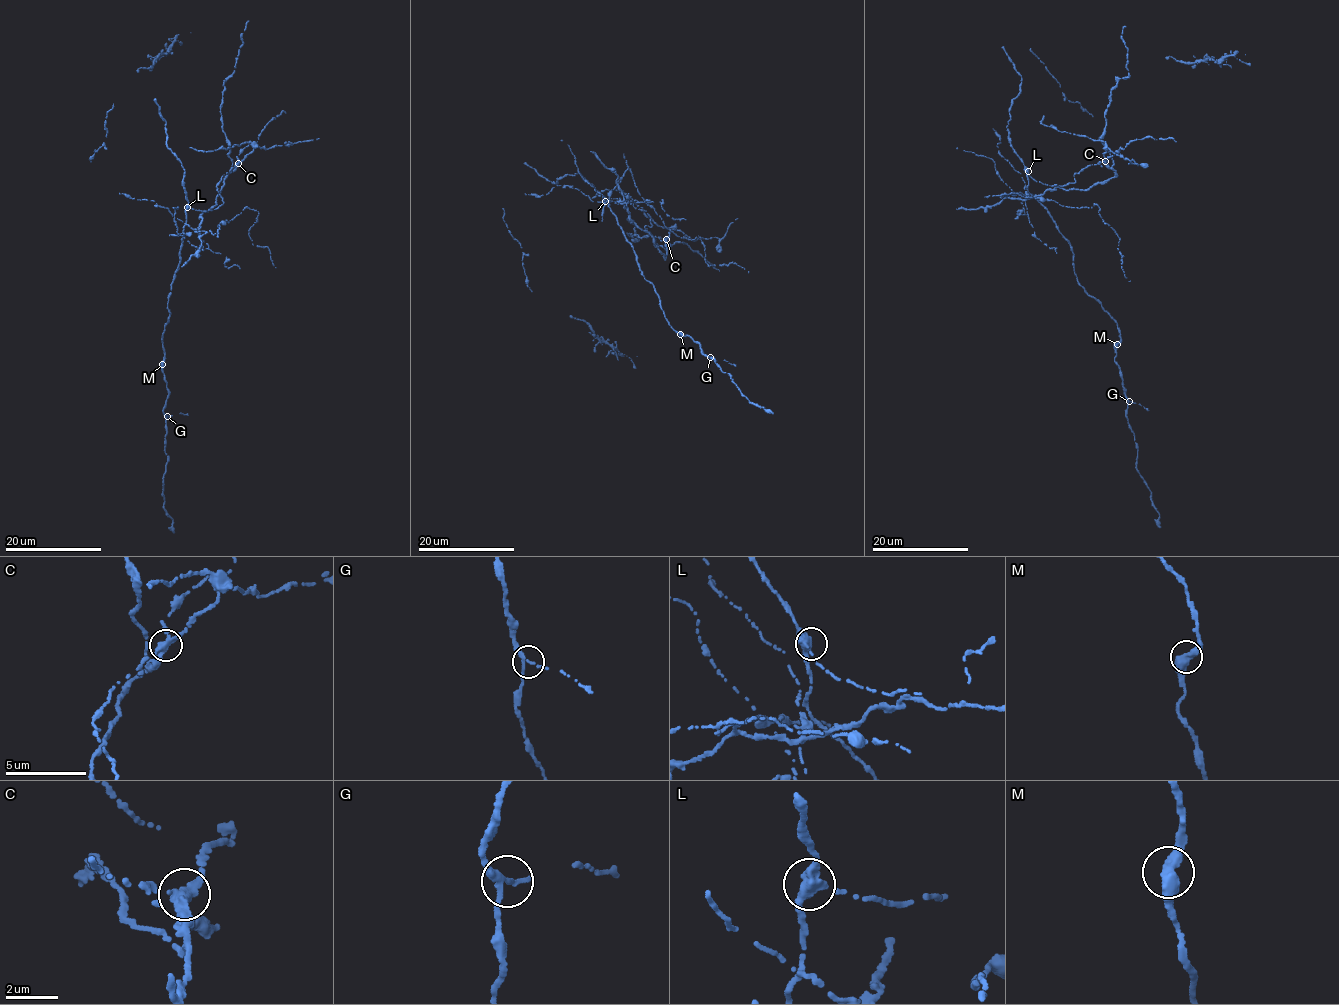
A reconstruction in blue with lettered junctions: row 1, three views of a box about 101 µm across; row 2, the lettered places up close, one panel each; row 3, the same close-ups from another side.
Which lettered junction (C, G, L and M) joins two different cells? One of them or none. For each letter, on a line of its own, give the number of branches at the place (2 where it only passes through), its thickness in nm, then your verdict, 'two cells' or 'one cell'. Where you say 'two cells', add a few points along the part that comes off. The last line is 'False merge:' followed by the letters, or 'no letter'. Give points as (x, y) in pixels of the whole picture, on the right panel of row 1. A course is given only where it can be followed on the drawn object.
C: 3 branches meet; 360 nm thick; two cells; foreign part runs (1105, 161), (1115, 175), (1082, 190), (1057, 187), (1030, 198), (1001, 197), (1096, 204), (1119, 239), (1130, 281)
G: 3 branches meet; 180 nm thick; one cell
L: 3 branches meet; 400 nm thick; one cell
M: 2 branches meet; 440 nm thick; one cell
False merge: C

